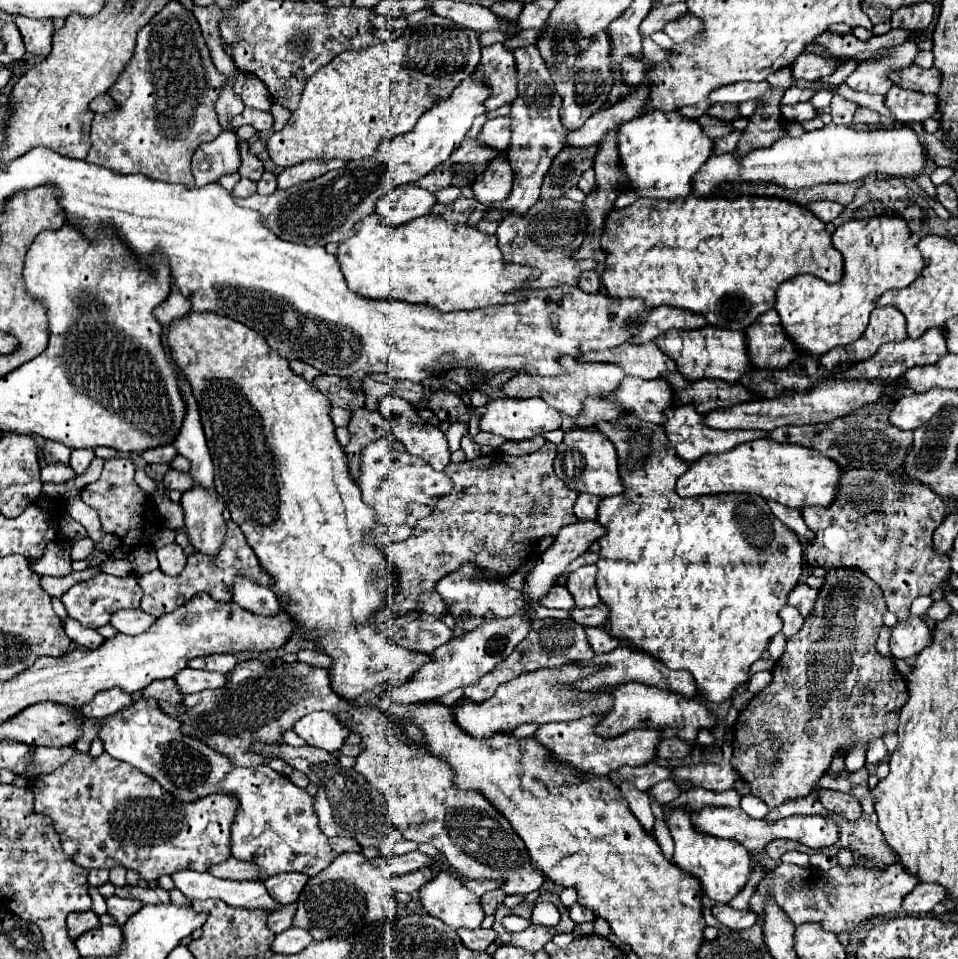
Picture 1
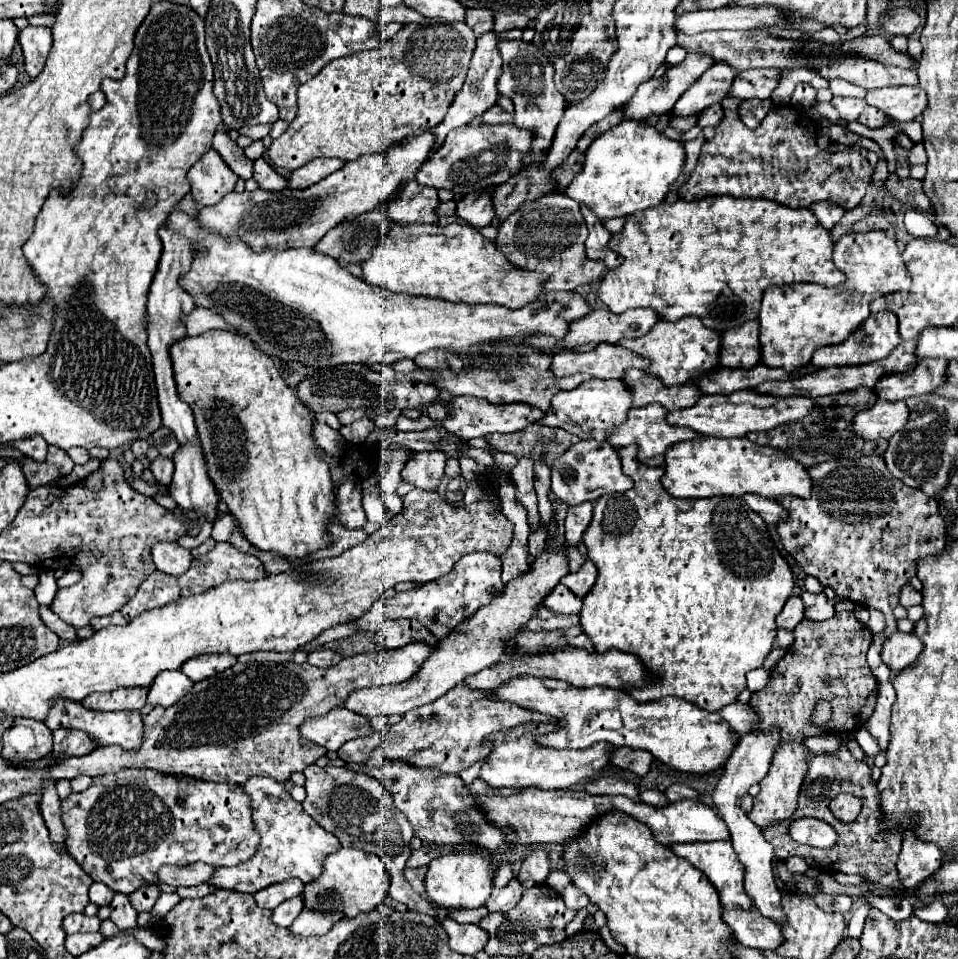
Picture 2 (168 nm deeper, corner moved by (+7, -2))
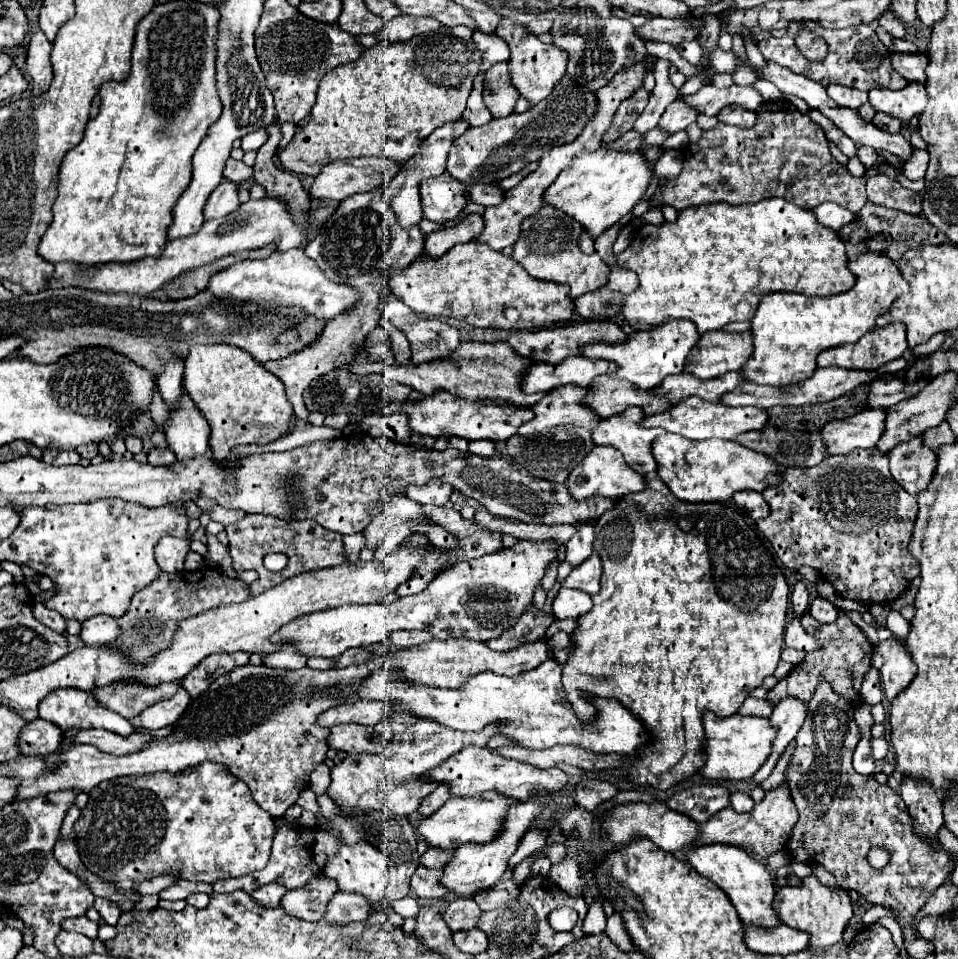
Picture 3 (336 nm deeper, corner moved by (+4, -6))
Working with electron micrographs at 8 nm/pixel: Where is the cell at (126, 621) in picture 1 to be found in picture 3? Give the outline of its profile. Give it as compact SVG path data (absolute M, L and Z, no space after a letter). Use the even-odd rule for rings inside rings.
M92 616L82 622L80 638L86 646L104 646L118 636L118 624L110 616Z

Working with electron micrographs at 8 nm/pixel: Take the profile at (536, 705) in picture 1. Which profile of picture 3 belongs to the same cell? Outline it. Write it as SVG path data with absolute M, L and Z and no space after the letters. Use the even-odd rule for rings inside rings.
M418 720L408 726L404 734L394 736L380 754L356 754L344 758L332 768L332 782L328 786L328 796L338 804L340 816L366 814L372 810L384 810L398 816L410 816L418 810L420 802L438 784L418 784L418 776L442 764L442 760L460 752L464 746L486 746L490 736L498 734L498 728L490 726L480 732L460 732L446 730L434 720Z

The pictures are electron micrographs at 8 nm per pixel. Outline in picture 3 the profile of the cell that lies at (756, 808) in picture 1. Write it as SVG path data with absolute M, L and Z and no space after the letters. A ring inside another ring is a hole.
M734 792L730 796L730 800L732 800L732 808L736 812L750 812L752 806L754 806L754 800L748 794L744 794L744 792Z

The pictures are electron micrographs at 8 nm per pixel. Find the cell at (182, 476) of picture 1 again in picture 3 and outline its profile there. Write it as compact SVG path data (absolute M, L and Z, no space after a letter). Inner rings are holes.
M152 448L148 452L148 462L154 466L164 466L164 464L174 464L176 456L170 452L170 448Z

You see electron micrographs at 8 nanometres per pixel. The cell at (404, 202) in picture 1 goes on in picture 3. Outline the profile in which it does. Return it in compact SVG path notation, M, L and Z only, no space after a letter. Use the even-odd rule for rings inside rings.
M446 172L442 176L422 180L420 196L424 206L424 218L438 224L454 220L468 204L466 184L454 180Z

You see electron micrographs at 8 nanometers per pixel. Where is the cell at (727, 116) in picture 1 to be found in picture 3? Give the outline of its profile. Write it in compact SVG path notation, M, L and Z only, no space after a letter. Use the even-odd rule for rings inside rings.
M654 128L642 136L642 148L640 150L644 150L646 146L656 146L656 144L660 146L664 140L666 140L666 134L660 128Z

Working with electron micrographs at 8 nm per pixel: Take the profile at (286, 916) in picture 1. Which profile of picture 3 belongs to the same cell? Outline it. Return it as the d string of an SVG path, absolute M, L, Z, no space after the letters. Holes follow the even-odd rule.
M324 874L314 876L308 880L302 888L288 890L282 896L280 906L296 918L302 918L306 922L322 920L328 902L338 892L338 884L332 878L326 878Z

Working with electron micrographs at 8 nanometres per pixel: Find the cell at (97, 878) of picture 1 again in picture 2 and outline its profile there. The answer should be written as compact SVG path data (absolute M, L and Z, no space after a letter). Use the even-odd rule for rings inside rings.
M93 882L89 888L89 900L95 902L97 906L107 906L113 900L113 894L115 892L103 882Z

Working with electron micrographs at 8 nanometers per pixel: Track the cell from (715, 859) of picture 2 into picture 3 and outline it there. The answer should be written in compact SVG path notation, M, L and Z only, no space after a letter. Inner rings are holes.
M710 844L710 846L698 846L694 848L694 852L688 852L686 856L700 876L712 880L716 886L720 886L728 894L740 920L746 926L774 928L782 924L772 908L774 880L766 870L766 866L760 864L756 858L752 858L748 852L742 852L740 848L730 848L728 844Z

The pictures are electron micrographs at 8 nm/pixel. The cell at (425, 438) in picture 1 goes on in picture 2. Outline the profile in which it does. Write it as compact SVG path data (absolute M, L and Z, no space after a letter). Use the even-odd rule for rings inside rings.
M441 450L415 452L415 456L405 464L401 476L407 476L407 480L421 490L435 490L443 478L445 460L447 456Z

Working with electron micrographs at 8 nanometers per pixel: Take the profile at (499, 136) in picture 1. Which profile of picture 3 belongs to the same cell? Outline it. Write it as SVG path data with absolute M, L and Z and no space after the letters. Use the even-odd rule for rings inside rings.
M508 62L494 64L484 78L484 104L488 106L492 116L498 118L514 112L514 104L518 96L520 94L512 84L512 78L508 72Z

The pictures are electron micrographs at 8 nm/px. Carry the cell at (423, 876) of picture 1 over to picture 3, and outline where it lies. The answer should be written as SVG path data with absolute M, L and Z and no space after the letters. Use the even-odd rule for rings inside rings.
M420 866L416 870L416 874L412 876L410 888L412 892L422 898L422 900L432 900L432 898L440 898L444 896L448 890L442 886L440 882L442 878L442 870L430 870L426 866Z

